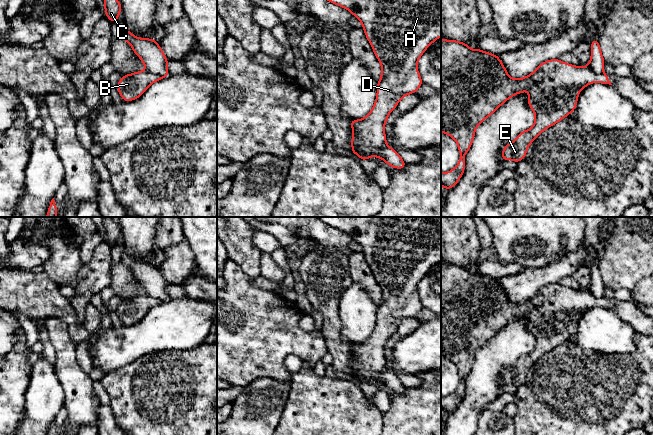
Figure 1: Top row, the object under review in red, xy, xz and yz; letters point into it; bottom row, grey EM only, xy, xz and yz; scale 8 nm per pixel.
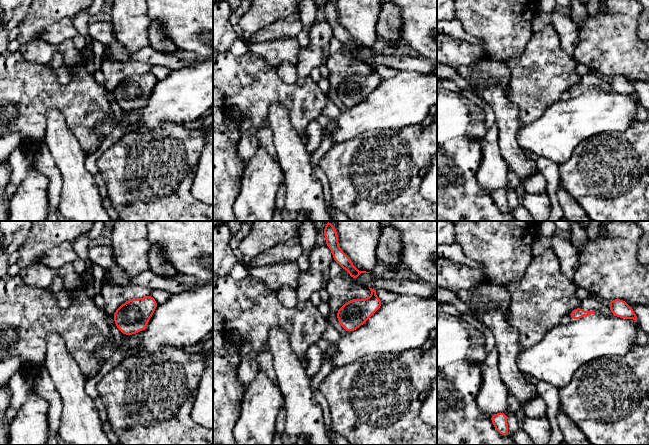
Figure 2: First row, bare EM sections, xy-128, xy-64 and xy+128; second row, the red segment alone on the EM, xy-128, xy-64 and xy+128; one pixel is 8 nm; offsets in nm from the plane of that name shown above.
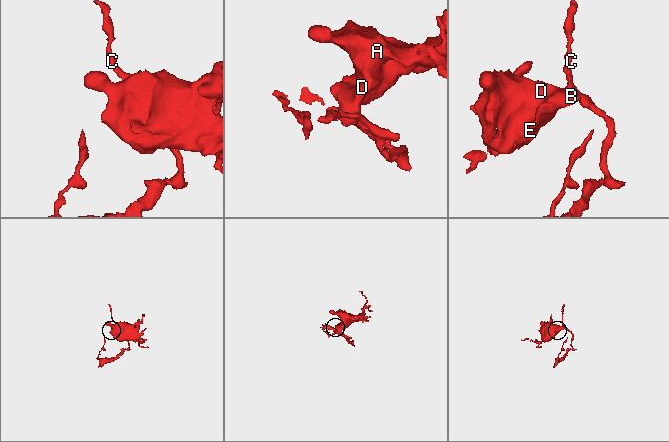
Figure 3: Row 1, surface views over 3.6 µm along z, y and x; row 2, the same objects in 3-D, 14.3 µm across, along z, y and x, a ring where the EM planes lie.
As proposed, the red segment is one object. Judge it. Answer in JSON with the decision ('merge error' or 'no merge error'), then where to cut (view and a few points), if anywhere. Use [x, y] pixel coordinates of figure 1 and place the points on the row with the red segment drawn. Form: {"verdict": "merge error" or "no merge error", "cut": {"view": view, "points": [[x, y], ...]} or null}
{"verdict": "merge error", "cut": {"view": "xy", "points": [[146, 69], [162, 77]]}}

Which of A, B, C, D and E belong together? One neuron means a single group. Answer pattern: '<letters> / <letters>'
A B D E / C

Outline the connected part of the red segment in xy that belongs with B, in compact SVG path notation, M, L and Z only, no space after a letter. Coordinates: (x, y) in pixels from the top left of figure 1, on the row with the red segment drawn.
M148 70L124 75L117 84L118 92L123 101L133 101L139 98L146 89L162 77Z

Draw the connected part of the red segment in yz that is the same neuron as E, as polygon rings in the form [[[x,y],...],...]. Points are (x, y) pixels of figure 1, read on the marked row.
[[[441,39],[441,132],[452,137],[460,152],[457,166],[449,172],[441,172],[441,186],[445,189],[453,188],[460,180],[465,170],[465,155],[471,148],[475,130],[488,116],[493,114],[503,103],[518,93],[529,90],[528,105],[535,113],[535,122],[532,128],[522,131],[517,138],[506,144],[502,151],[502,161],[514,160],[516,163],[526,156],[529,145],[547,128],[558,123],[573,110],[576,110],[577,99],[580,91],[591,83],[599,82],[612,85],[609,76],[604,73],[596,73],[589,66],[579,67],[564,63],[559,59],[551,59],[541,63],[533,73],[520,79],[512,79],[499,56],[482,51],[479,48],[471,50],[468,44]]]

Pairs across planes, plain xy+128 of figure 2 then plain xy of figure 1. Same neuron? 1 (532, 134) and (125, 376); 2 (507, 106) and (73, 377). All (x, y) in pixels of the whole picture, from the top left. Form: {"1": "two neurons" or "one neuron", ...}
{"1": "two neurons", "2": "one neuron"}

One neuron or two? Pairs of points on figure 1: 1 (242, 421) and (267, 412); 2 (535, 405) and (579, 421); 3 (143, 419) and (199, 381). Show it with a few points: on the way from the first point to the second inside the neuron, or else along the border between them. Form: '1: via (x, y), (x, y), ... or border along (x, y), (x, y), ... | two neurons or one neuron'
1: via (248, 421), (251, 421), (261, 412) | one neuron
2: via (546, 405), (558, 405), (568, 410) | one neuron
3: via (157, 405), (185, 384) | one neuron

